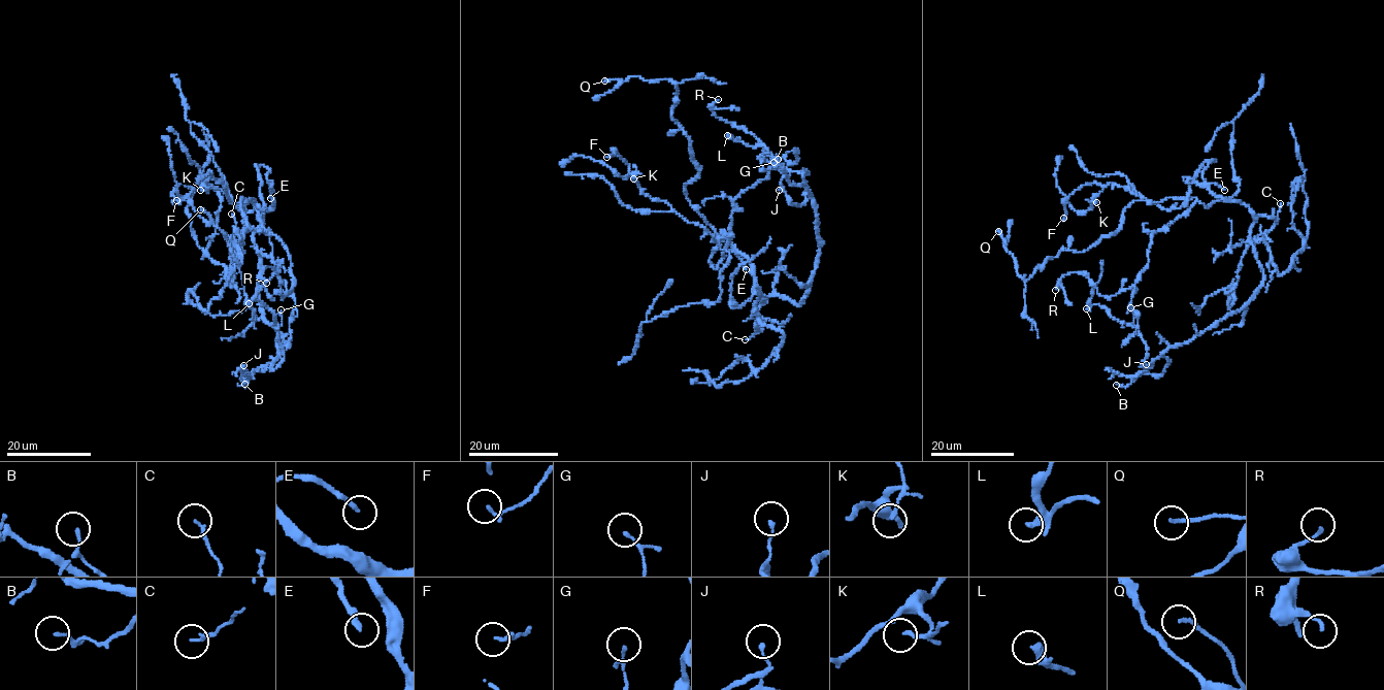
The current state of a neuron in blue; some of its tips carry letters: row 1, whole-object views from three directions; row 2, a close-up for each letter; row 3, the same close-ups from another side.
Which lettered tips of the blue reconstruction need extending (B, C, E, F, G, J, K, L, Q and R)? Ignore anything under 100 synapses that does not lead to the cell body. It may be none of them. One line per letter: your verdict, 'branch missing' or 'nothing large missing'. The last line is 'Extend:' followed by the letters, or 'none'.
B: nothing large missing
C: nothing large missing
E: branch missing
F: nothing large missing
G: nothing large missing
J: nothing large missing
K: nothing large missing
L: nothing large missing
Q: nothing large missing
R: nothing large missing
Extend: E

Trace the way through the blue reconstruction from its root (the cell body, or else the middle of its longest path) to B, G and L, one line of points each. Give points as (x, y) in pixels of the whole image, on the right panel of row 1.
B: (1223, 200), (1242, 202), (1254, 217), (1250, 239), (1263, 283), (1242, 308), (1174, 344), (1125, 387), (1116, 385)
G: (1223, 200), (1242, 202), (1254, 217), (1250, 239), (1263, 275), (1258, 292), (1145, 365), (1147, 346), (1130, 307)
L: (1223, 200), (1255, 220), (1263, 283), (1242, 308), (1145, 365), (1138, 330), (1086, 308)

